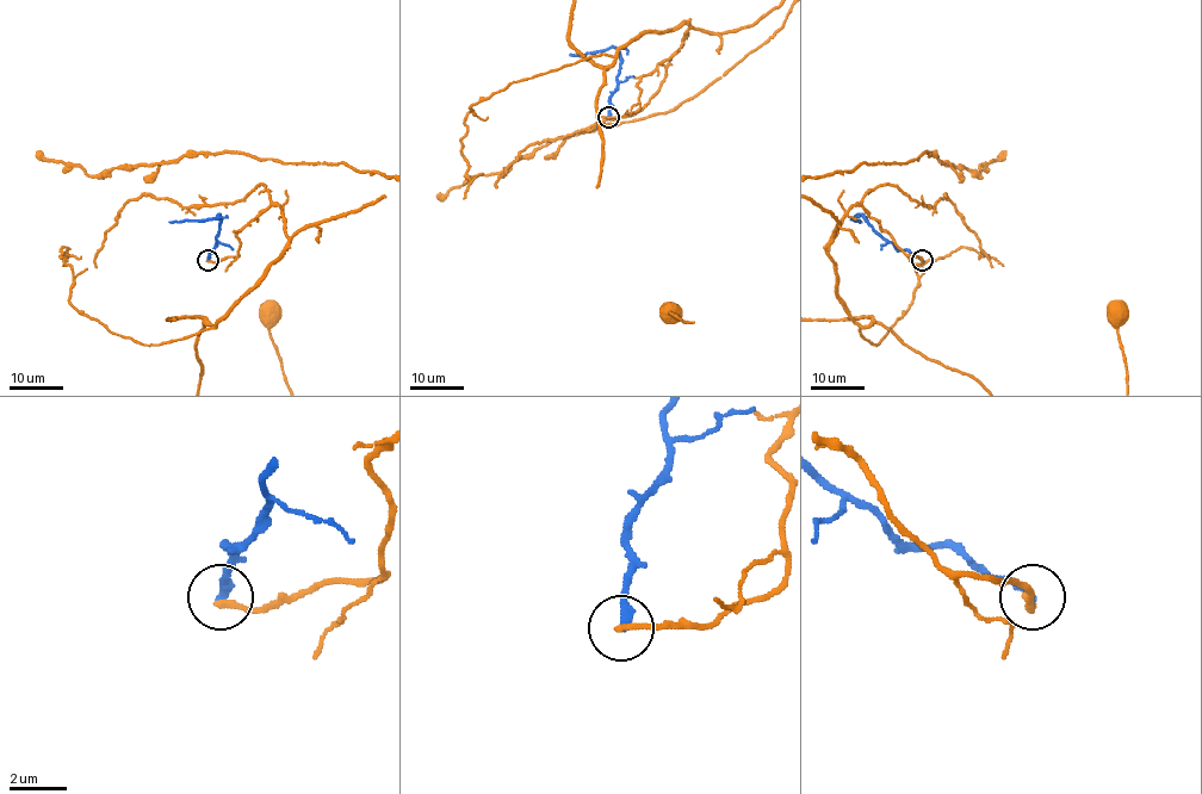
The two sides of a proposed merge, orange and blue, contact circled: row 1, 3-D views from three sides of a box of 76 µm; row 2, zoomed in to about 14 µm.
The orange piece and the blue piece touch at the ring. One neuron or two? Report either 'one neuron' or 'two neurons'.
two neurons

